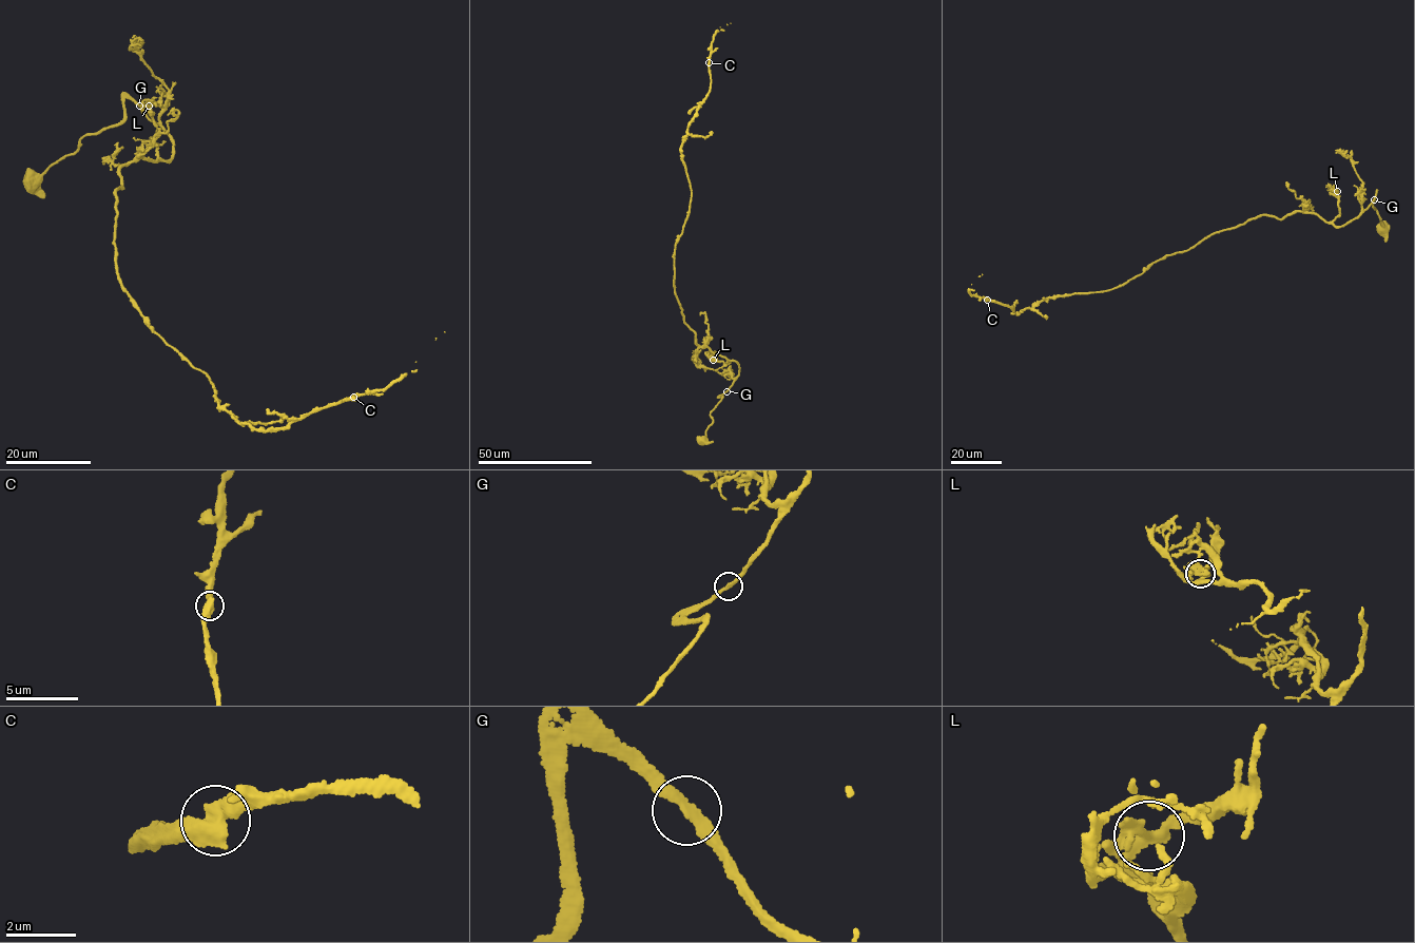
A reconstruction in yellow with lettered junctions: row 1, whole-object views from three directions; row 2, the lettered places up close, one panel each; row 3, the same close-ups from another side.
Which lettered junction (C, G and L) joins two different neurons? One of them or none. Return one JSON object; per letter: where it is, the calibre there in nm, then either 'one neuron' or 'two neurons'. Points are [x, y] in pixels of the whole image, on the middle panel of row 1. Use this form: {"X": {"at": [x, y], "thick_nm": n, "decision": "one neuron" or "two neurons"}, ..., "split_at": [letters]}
{"C": {"at": [709, 62], "thick_nm": 600, "decision": "one neuron"}, "G": {"at": [727, 391], "thick_nm": 260, "decision": "one neuron"}, "L": {"at": [713, 360], "thick_nm": 300, "decision": "one neuron"}, "split_at": []}

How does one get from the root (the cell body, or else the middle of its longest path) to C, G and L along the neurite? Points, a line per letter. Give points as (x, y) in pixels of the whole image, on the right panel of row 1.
C: (1382, 228), (1376, 193), (1340, 226), (1303, 211), (1261, 215), (1111, 289), (1042, 300), (1014, 314), (987, 299)
G: (1382, 228), (1381, 219), (1373, 206), (1376, 193), (1374, 199)
L: (1382, 228), (1373, 206), (1376, 193), (1357, 216), (1340, 226), (1334, 225), (1339, 212), (1337, 191)

